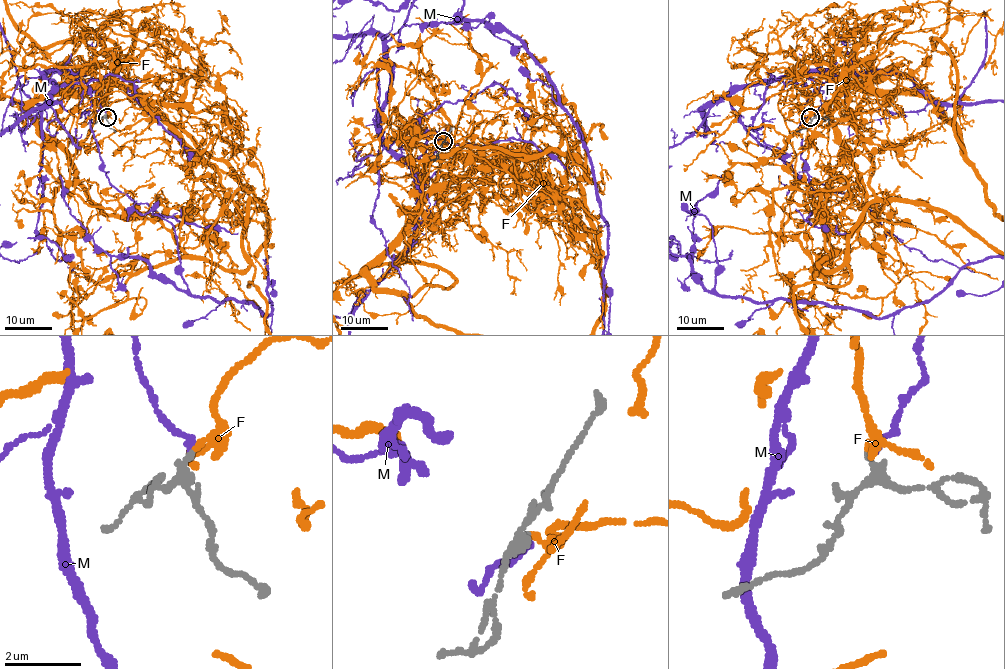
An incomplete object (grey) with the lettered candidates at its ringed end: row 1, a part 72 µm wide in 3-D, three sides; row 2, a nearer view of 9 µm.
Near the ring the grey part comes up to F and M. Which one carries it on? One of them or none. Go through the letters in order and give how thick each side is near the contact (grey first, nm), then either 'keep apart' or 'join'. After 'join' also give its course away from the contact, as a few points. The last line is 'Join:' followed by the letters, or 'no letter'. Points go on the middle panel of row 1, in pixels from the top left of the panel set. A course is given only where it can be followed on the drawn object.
F: 220/190 nm | keep apart
M: 240/170 nm | keep apart
Join: no letter

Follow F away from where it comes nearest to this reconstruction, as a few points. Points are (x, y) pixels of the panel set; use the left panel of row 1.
F: (106, 113), (163, 100), (86, 146), (39, 127), (74, 153), (120, 51), (39, 47)

